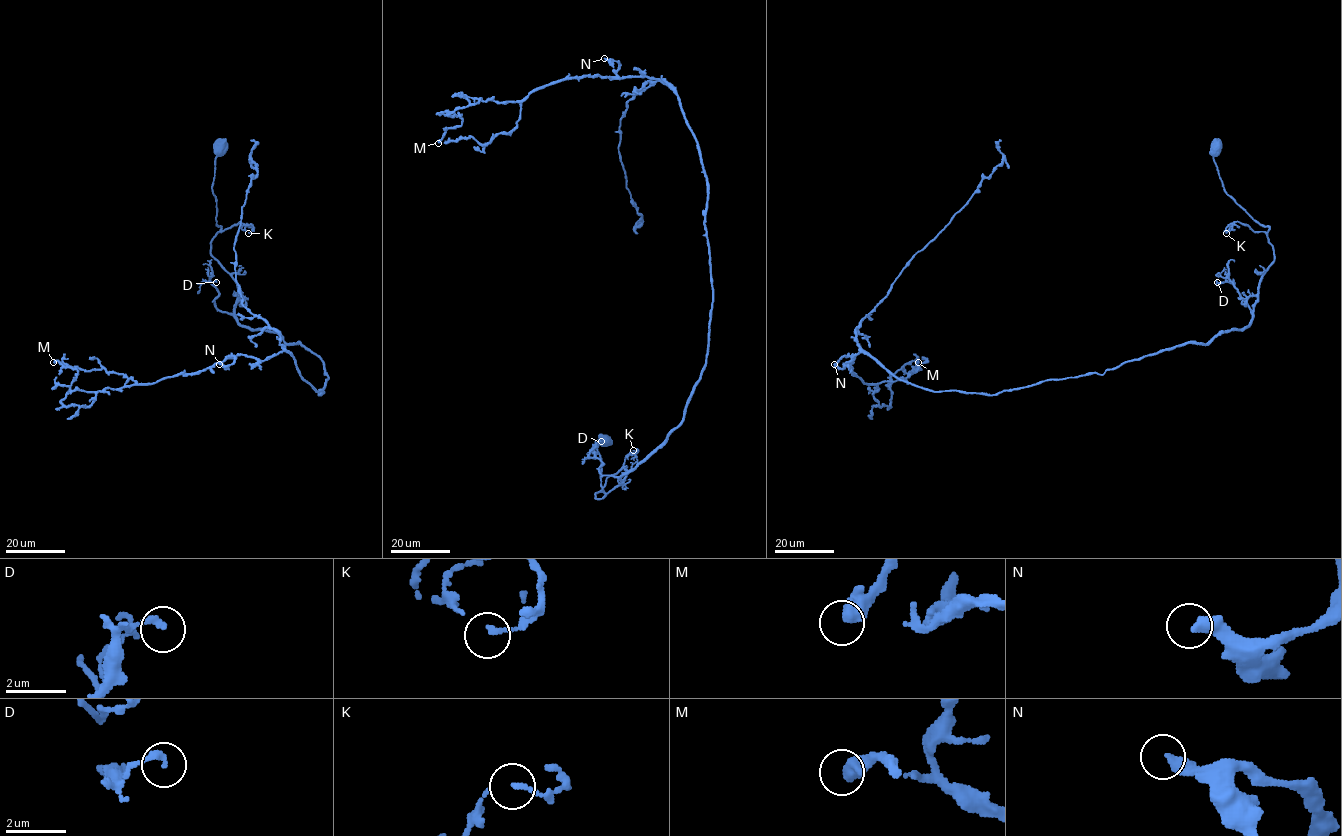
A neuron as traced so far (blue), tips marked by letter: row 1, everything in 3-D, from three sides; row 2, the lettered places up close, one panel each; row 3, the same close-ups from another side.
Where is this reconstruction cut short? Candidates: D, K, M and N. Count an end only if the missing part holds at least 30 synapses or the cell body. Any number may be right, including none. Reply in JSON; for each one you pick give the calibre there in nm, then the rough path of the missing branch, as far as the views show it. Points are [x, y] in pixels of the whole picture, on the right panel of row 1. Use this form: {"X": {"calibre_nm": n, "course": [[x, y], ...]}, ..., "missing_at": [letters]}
{"missing_at": []}

